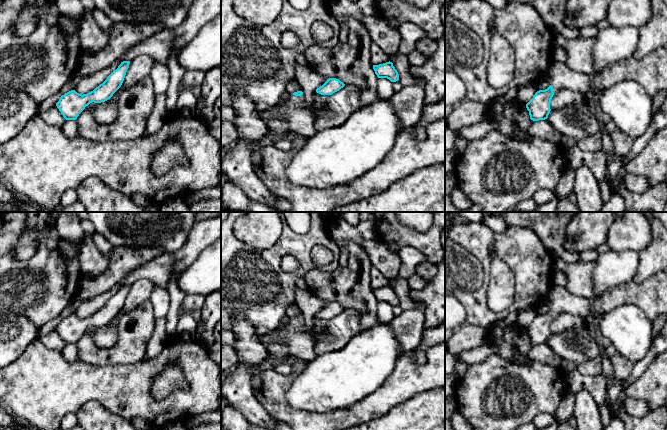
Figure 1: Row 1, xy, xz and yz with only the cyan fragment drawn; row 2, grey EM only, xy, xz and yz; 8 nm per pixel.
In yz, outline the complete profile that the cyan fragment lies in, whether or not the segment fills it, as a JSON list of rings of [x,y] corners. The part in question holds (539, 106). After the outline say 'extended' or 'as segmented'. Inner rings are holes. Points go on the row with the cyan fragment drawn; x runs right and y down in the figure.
[[[553,60],[547,79],[550,86],[545,90],[539,90],[526,104],[530,119],[533,121],[545,120],[551,111],[550,103],[553,95],[561,89],[570,89],[575,92],[587,94],[591,90],[592,78],[585,73],[573,71],[561,63]]] | extended

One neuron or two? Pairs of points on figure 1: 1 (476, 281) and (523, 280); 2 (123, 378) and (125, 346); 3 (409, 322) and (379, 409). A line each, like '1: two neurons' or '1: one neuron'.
1: two neurons
2: two neurons
3: two neurons

